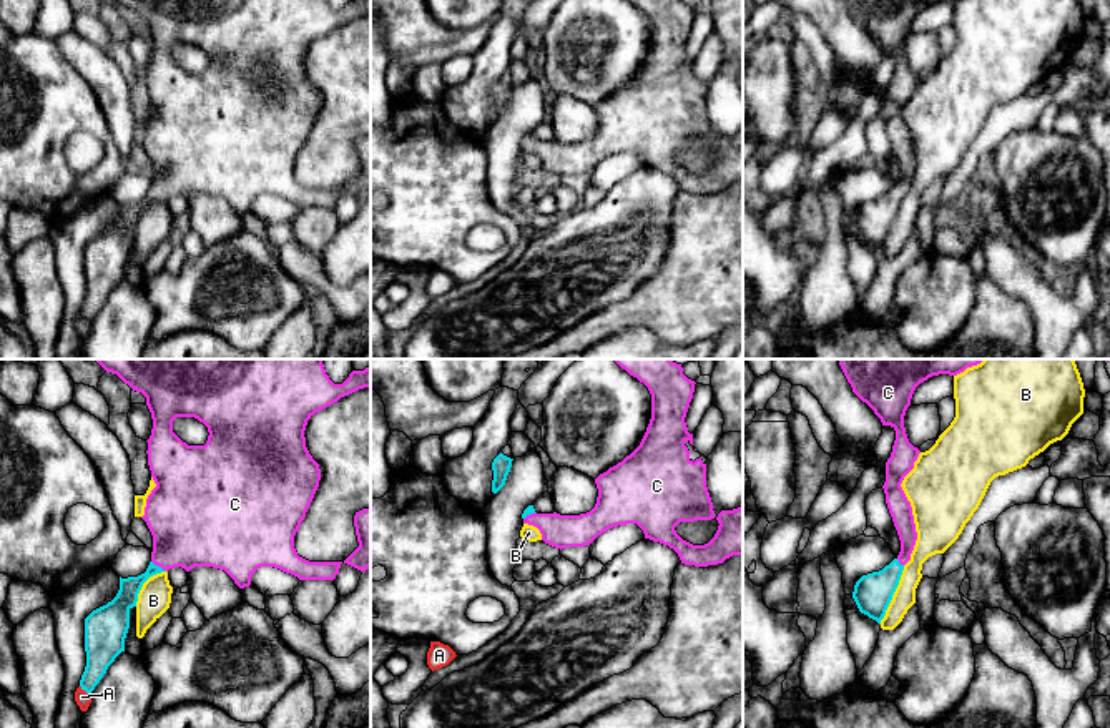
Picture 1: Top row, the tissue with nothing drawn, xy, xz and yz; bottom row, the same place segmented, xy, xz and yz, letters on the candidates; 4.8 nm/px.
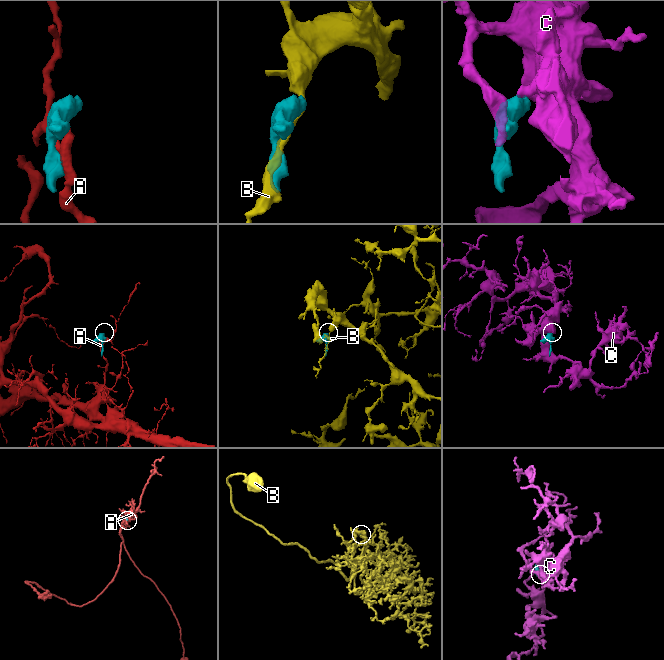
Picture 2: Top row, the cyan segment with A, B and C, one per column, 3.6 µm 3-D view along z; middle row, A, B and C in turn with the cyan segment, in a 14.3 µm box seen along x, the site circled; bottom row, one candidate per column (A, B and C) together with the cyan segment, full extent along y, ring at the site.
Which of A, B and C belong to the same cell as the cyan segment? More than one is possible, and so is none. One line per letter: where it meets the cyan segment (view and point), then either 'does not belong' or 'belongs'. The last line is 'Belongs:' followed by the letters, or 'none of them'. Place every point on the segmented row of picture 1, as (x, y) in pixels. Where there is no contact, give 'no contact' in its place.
A: meets cyan in xy at (85, 690); does not belong
B: meets cyan in yz at (893, 594); does not belong
C: meets cyan in xy at (160, 567); belongs
Belongs: C

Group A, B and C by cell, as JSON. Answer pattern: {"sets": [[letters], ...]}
{"sets": [["A"], ["B"], ["C"]]}

